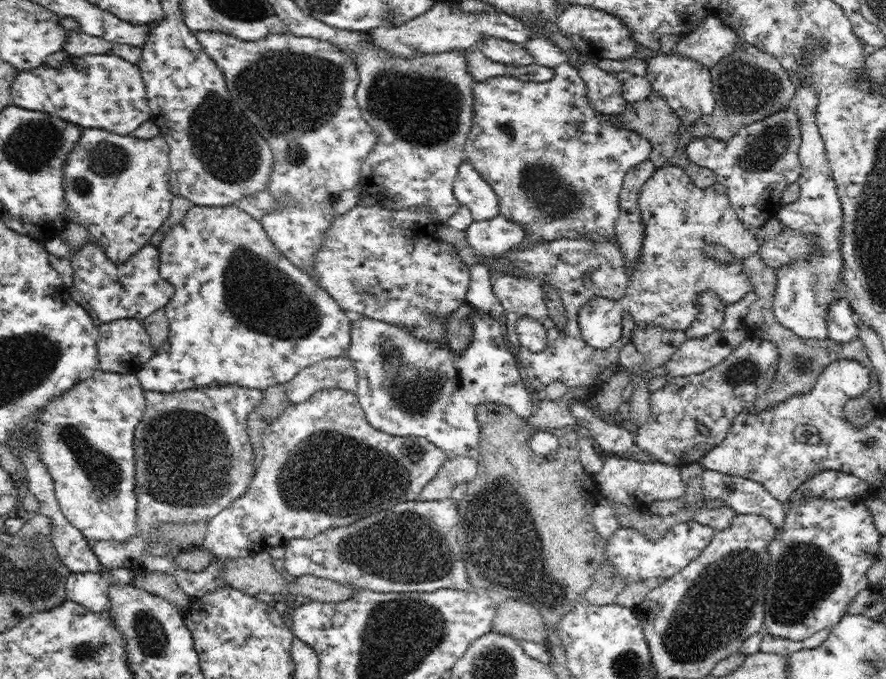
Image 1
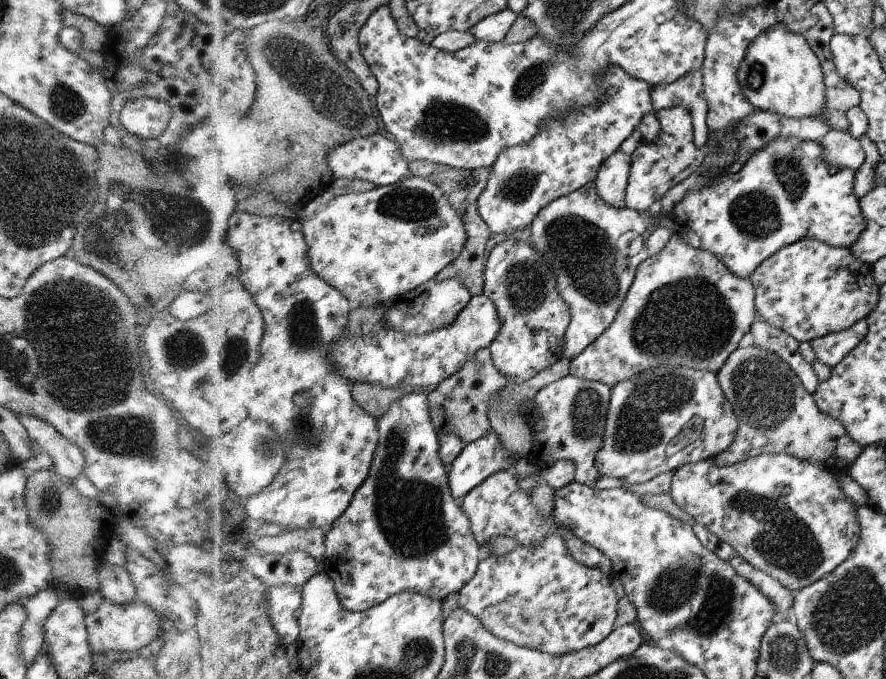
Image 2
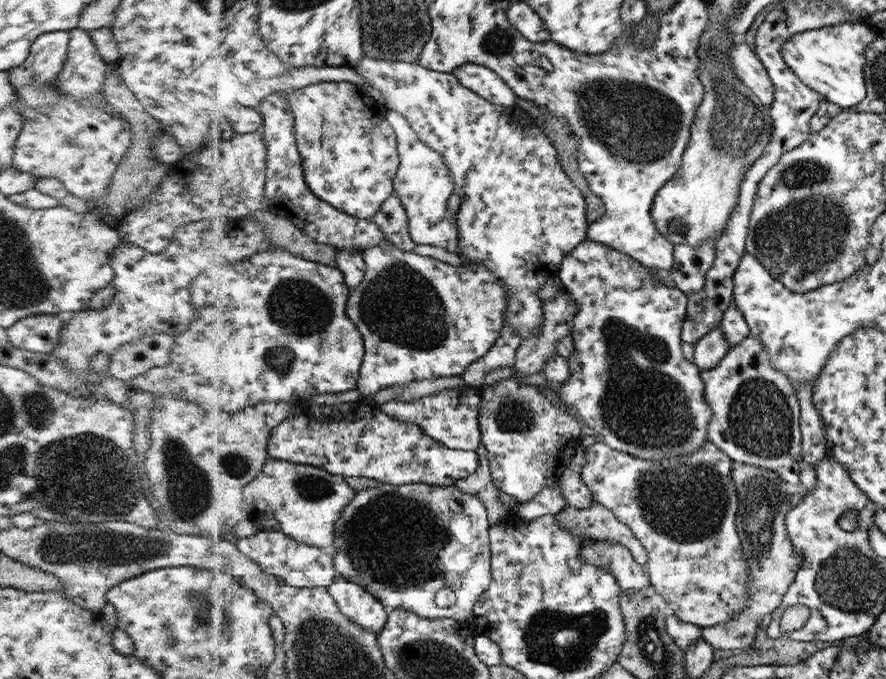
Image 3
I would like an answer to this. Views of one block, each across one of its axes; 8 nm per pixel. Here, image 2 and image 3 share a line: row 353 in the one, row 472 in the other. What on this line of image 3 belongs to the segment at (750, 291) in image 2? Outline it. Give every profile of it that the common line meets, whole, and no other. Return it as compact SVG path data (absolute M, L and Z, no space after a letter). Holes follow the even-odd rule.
M598 439L585 448L585 464L579 472L595 502L612 511L619 522L626 523L642 543L647 553L645 572L655 592L675 617L699 628L727 623L749 600L749 570L734 525L737 494L731 479L731 462L719 446L707 441L691 453L667 457L649 466L647 460L615 450Z

